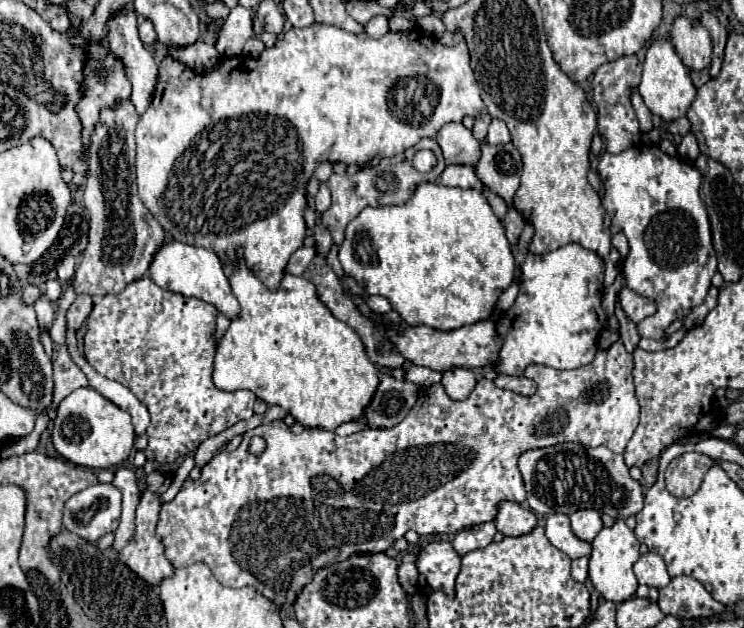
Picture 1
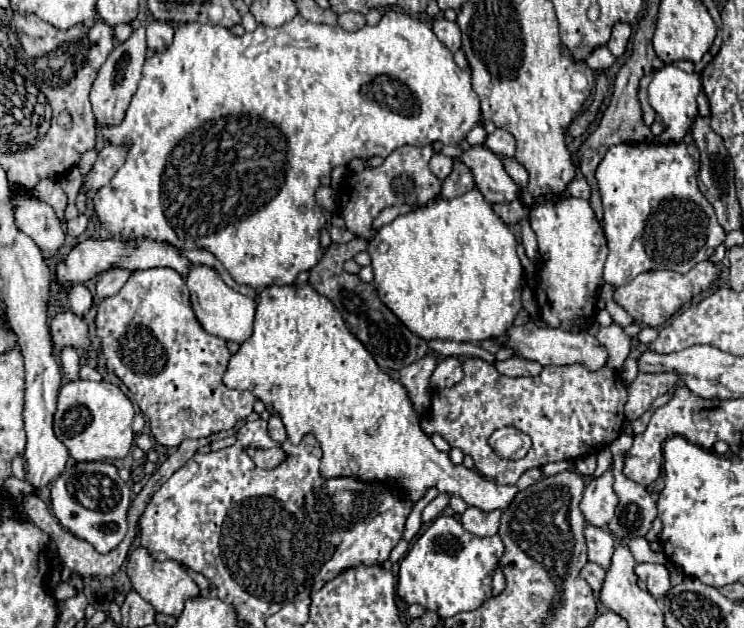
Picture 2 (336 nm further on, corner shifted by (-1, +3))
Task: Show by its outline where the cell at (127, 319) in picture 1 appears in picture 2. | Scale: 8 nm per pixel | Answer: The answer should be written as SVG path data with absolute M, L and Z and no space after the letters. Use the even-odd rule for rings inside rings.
M156 267L134 271L126 285L112 297L106 297L96 315L96 331L102 343L106 369L116 373L128 387L130 397L142 409L142 415L150 421L152 437L164 447L178 447L184 439L210 437L222 429L232 429L238 421L252 413L256 397L250 391L228 389L222 383L222 375L230 361L226 341L208 335L190 305L190 293L182 275L170 267Z

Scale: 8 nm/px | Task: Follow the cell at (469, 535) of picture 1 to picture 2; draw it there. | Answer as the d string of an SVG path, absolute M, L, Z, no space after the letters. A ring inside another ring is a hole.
M468 507L462 515L462 525L478 537L490 537L490 535L498 533L500 515L502 515L502 511L498 511L498 509L482 511L478 507Z

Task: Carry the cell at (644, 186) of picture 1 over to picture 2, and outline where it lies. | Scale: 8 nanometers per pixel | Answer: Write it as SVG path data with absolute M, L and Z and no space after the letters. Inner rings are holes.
M620 143L606 151L596 171L596 181L602 197L602 227L608 243L608 259L604 265L604 281L618 287L630 283L646 271L672 269L688 273L696 263L714 255L726 233L716 221L714 207L698 189L700 153L696 147L680 143Z

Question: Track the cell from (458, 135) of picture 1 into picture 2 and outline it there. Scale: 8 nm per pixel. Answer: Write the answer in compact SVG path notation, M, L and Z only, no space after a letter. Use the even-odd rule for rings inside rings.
M444 145L442 153L466 163L472 169L476 187L488 203L514 201L520 195L520 187L506 173L502 159L484 145L474 145L466 153L456 145Z

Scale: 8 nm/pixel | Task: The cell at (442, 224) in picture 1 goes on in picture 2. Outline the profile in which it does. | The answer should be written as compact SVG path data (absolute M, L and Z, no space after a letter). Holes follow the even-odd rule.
M472 189L456 199L440 199L396 217L368 243L368 253L372 257L374 285L382 303L414 335L426 341L450 339L458 343L480 343L504 335L522 309L522 265L516 255L516 245L516 237L508 225L492 211L482 193Z

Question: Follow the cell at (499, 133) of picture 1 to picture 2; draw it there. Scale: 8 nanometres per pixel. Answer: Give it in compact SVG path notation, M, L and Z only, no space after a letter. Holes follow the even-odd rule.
M496 129L492 135L488 135L486 143L484 143L492 153L496 155L506 155L506 157L512 157L514 155L514 149L516 149L516 143L514 143L514 135L510 135L508 131L504 129Z

